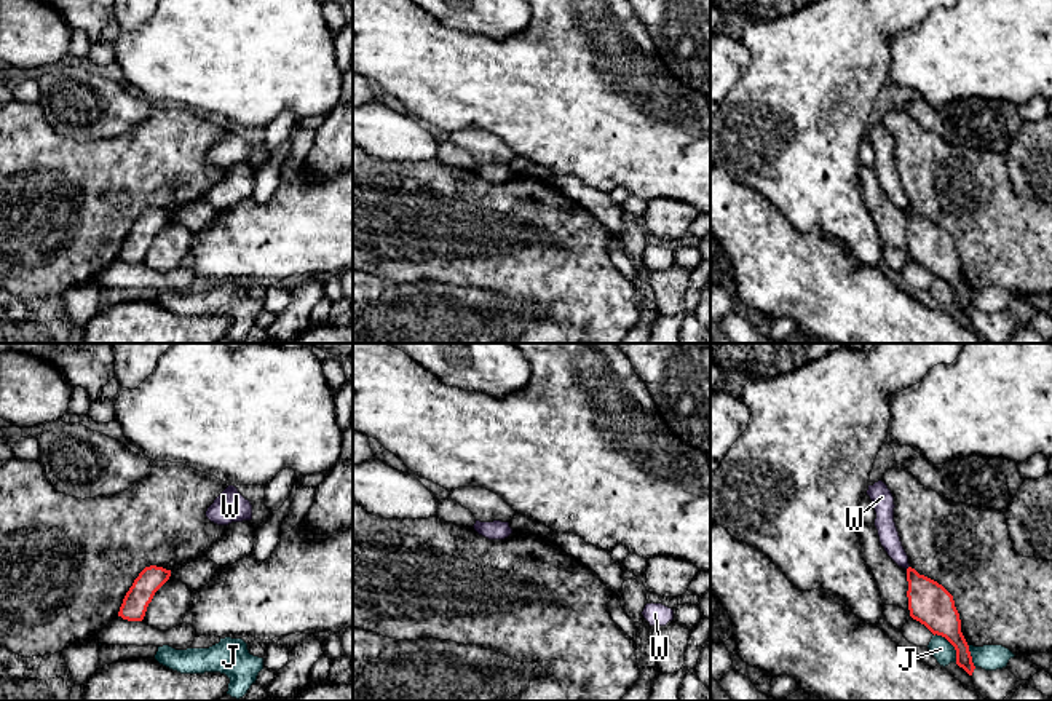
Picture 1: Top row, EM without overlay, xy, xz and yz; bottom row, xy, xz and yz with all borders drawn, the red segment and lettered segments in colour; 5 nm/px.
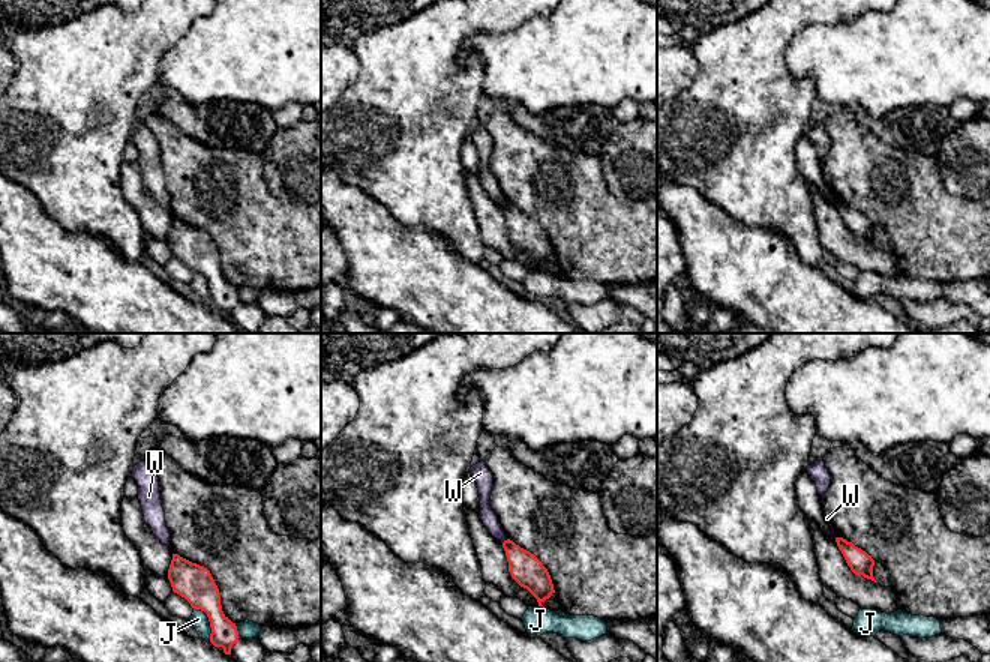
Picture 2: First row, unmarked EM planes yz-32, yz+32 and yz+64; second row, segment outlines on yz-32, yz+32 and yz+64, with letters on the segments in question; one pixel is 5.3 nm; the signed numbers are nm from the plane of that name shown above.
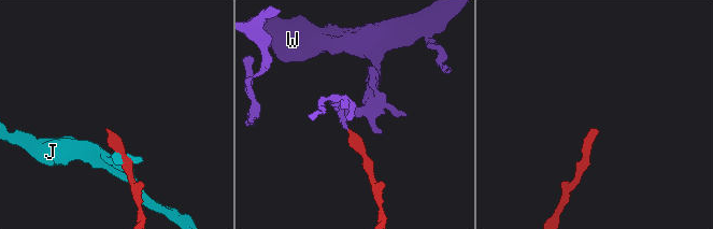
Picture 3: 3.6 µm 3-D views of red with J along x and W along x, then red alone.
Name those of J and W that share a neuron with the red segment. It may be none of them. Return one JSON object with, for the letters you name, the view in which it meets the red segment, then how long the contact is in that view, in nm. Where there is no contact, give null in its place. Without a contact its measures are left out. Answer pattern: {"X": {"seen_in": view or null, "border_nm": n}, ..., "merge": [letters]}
{"merge": []}

